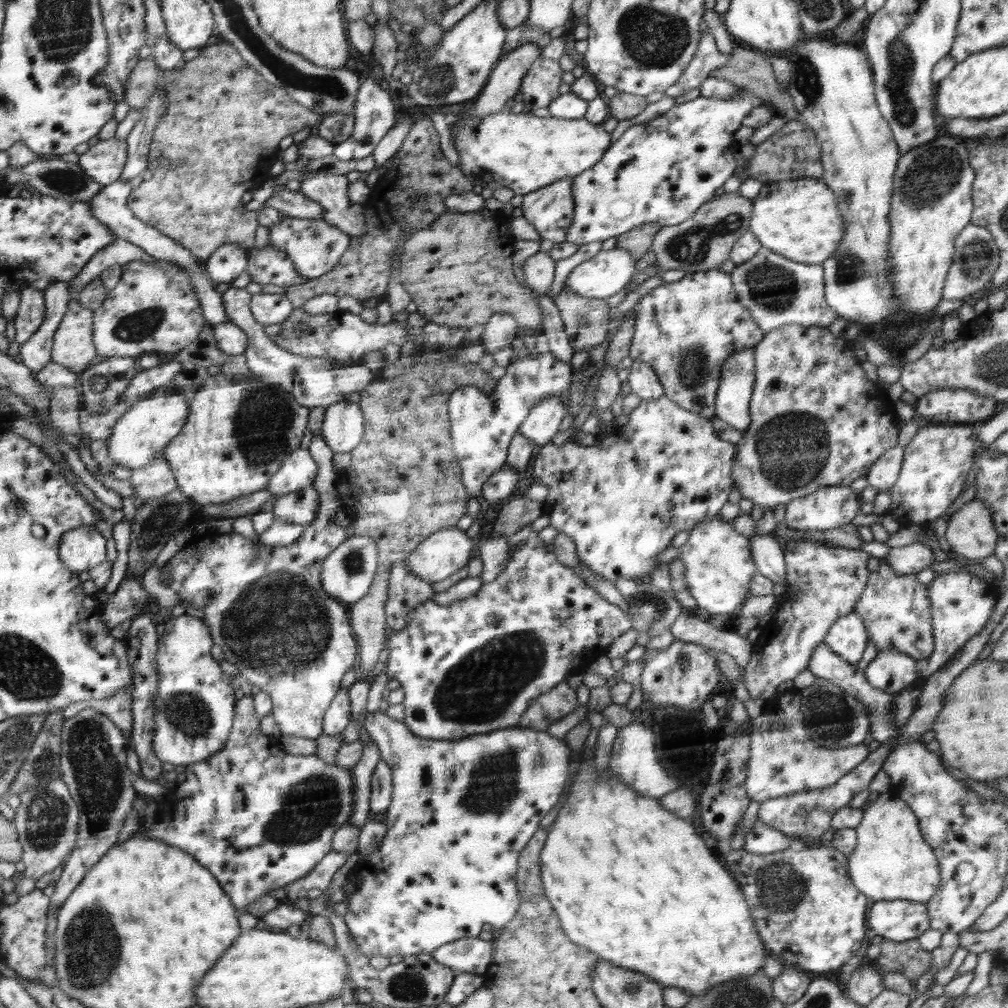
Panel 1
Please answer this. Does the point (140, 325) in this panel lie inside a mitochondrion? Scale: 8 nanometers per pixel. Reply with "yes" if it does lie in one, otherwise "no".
yes

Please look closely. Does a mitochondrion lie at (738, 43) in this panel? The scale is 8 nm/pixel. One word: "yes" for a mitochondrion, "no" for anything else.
no

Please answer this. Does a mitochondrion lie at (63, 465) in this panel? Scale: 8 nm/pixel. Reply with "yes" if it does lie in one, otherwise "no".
no

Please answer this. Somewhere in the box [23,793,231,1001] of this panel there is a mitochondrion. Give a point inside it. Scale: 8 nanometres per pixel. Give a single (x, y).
(90, 952)

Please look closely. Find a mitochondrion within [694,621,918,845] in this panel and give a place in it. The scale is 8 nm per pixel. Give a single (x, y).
(829, 714)

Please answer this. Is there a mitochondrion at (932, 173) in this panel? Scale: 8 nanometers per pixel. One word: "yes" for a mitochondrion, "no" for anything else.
yes

